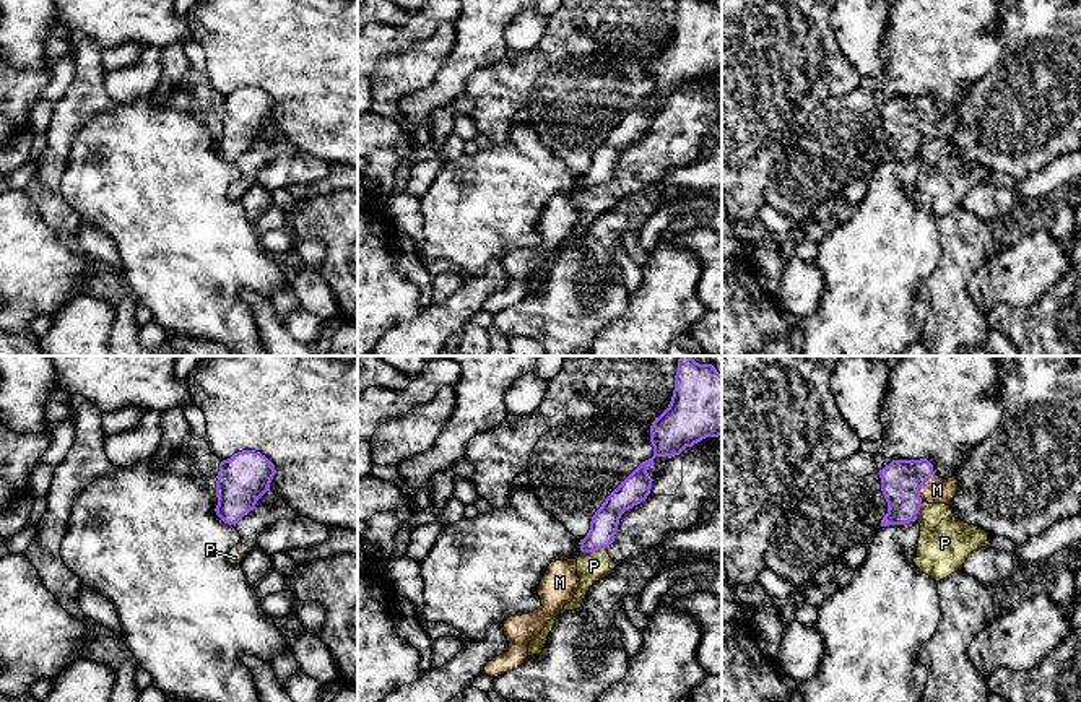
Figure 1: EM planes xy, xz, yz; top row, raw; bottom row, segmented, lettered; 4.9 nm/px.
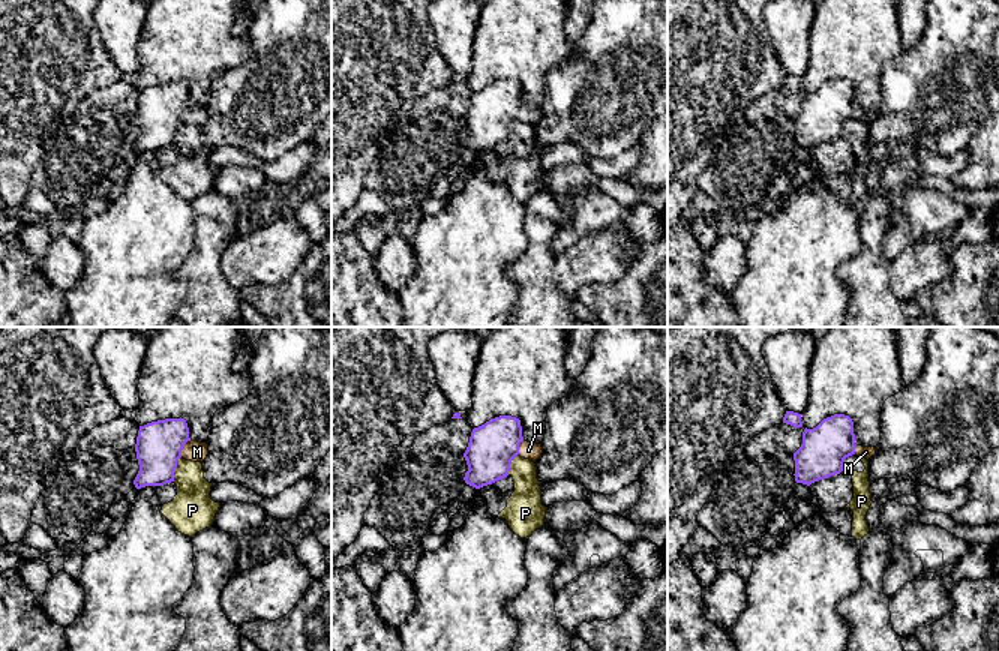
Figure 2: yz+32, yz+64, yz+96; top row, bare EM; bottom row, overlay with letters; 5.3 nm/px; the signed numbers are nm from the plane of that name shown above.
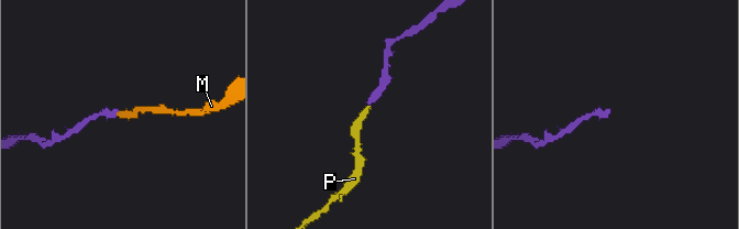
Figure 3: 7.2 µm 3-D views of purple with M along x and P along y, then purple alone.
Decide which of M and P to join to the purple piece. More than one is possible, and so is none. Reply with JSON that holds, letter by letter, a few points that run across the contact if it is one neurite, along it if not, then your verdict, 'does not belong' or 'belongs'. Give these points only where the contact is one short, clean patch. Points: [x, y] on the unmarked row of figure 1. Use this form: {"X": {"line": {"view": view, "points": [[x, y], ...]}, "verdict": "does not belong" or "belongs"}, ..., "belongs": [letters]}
{"M": {"line": {"view": "yz", "points": [[901, 117], [920, 124], [937, 125]]}, "verdict": "belongs"}, "P": {"line": {"view": "xz", "points": [[605, 182], [582, 189]]}, "verdict": "does not belong"}, "belongs": ["M"]}

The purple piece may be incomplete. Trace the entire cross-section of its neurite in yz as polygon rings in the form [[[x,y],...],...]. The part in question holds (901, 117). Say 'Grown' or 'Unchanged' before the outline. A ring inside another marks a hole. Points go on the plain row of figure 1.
Grown. [[[927,94],[892,96],[878,110],[888,138],[881,162],[915,158],[923,138],[949,141],[957,130],[956,112],[948,115],[936,112]]]

